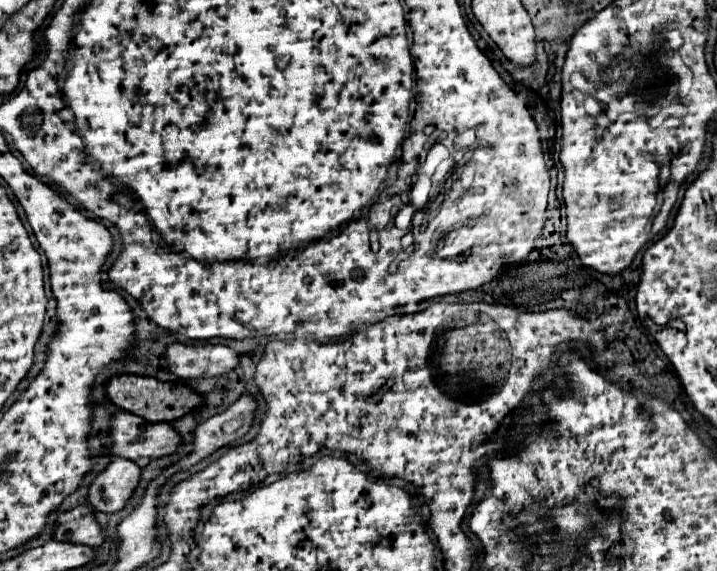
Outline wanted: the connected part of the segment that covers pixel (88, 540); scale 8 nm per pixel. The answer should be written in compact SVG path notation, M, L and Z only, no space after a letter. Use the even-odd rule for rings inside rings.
M80 505L60 513L54 525L54 539L66 543L90 545L90 547L96 547L104 541L100 527L94 519L94 509L88 505Z

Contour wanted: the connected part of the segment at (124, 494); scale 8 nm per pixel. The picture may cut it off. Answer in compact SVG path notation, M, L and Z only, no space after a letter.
M114 459L96 475L88 487L88 503L104 513L114 513L124 507L140 479L140 467L130 459Z

